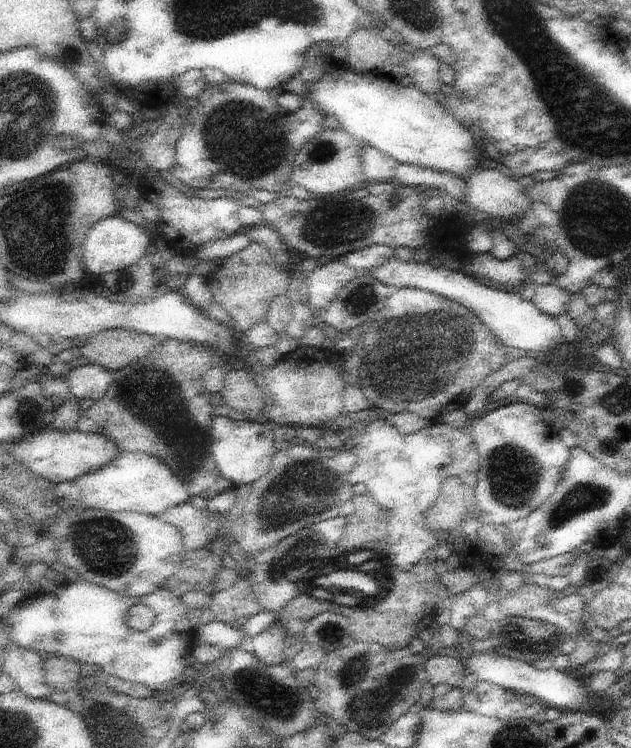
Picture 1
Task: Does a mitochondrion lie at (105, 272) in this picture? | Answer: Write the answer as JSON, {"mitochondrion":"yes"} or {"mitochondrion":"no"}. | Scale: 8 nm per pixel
{"mitochondrion":"no"}

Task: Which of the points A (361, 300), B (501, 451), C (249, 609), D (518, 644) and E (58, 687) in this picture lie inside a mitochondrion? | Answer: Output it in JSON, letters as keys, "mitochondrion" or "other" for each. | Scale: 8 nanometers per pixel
{"A":"mitochondrion","B":"mitochondrion","C":"other","D":"other","E":"other"}

